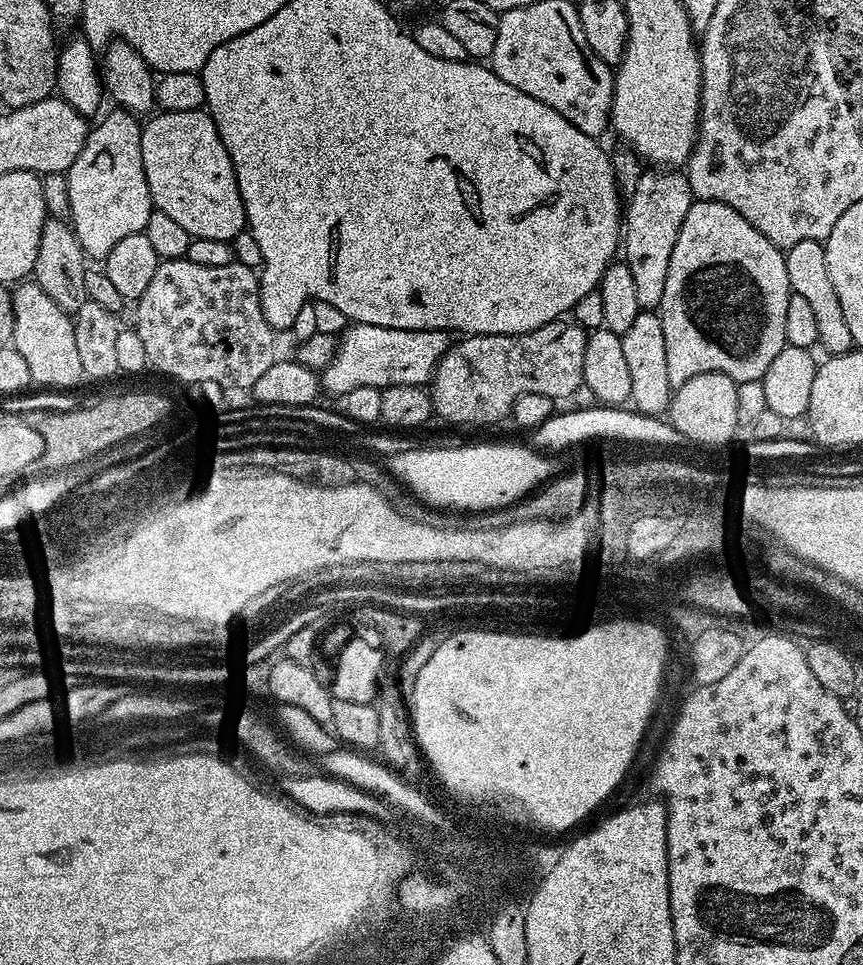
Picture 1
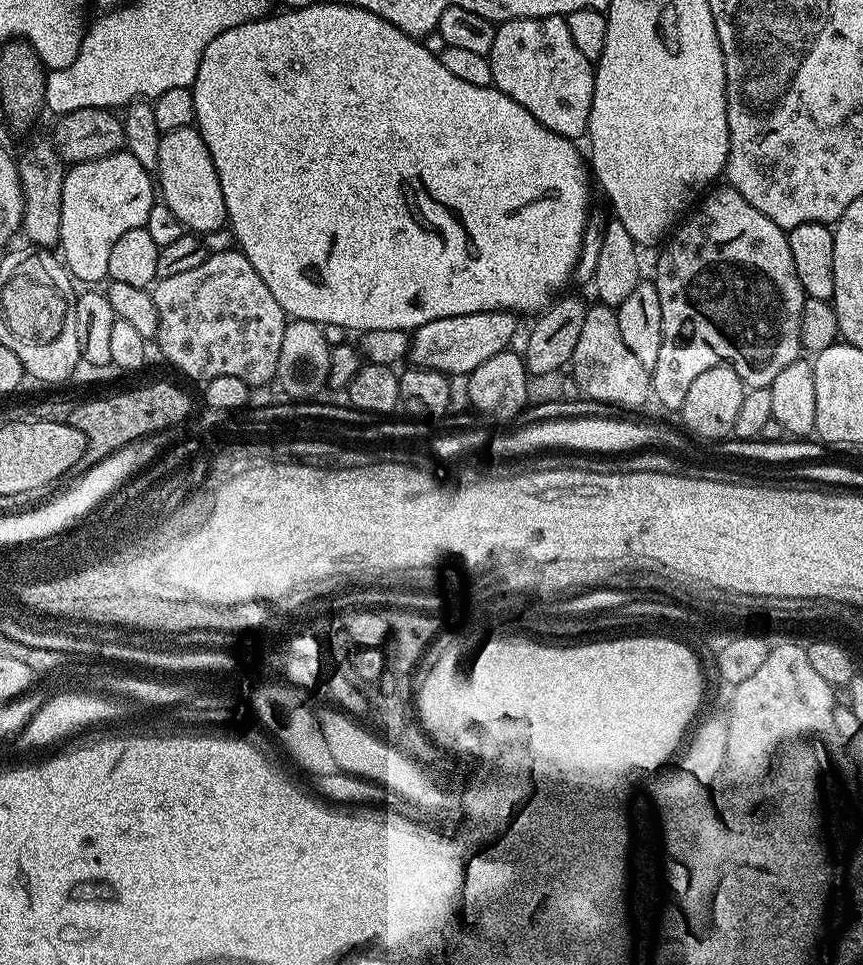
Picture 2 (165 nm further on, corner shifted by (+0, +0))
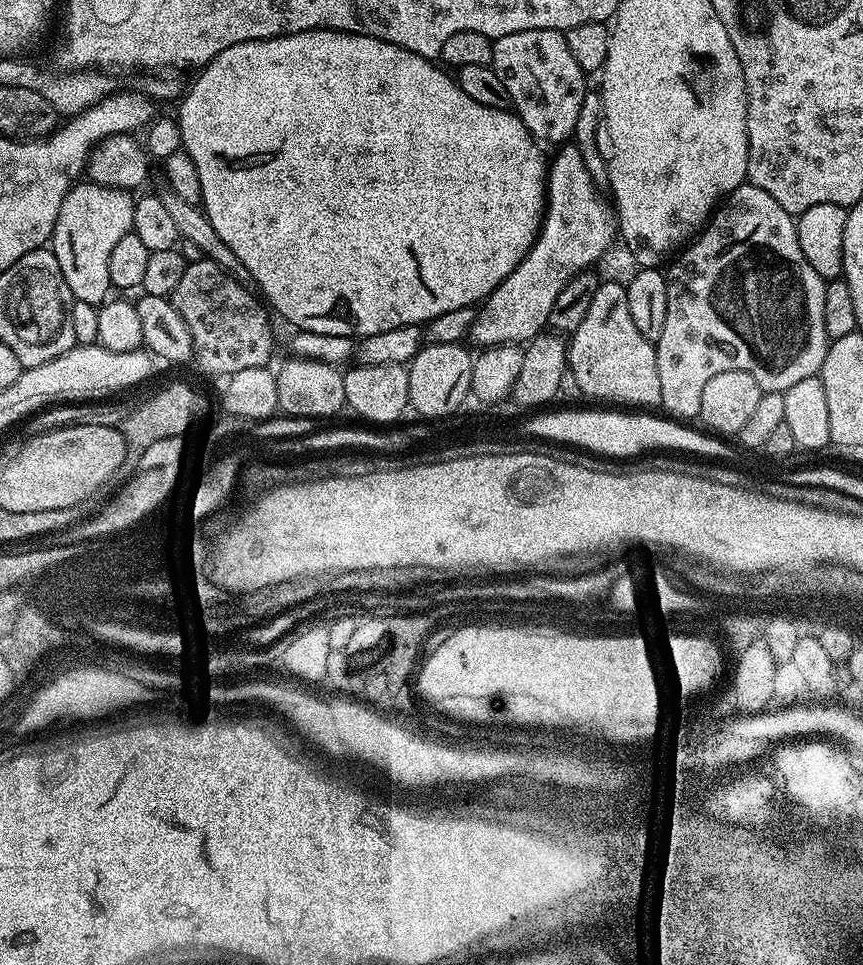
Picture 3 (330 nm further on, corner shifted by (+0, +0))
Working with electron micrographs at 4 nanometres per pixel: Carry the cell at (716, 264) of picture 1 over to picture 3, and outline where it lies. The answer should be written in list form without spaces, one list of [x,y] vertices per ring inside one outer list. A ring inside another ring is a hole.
[[[747,182],[739,184],[733,192],[713,211],[706,227],[675,257],[672,265],[669,263],[666,268],[666,322],[662,322],[660,336],[654,341],[656,346],[656,361],[658,362],[658,386],[660,387],[659,407],[669,417],[679,418],[684,422],[692,422],[700,415],[700,402],[702,400],[702,386],[714,378],[714,374],[722,374],[726,370],[742,370],[758,382],[761,393],[783,392],[794,382],[802,382],[802,378],[810,378],[817,375],[822,362],[828,353],[830,343],[826,334],[826,322],[824,311],[826,310],[826,281],[820,277],[818,270],[806,262],[802,255],[802,246],[798,246],[798,234],[796,233],[796,221],[766,190]]]

